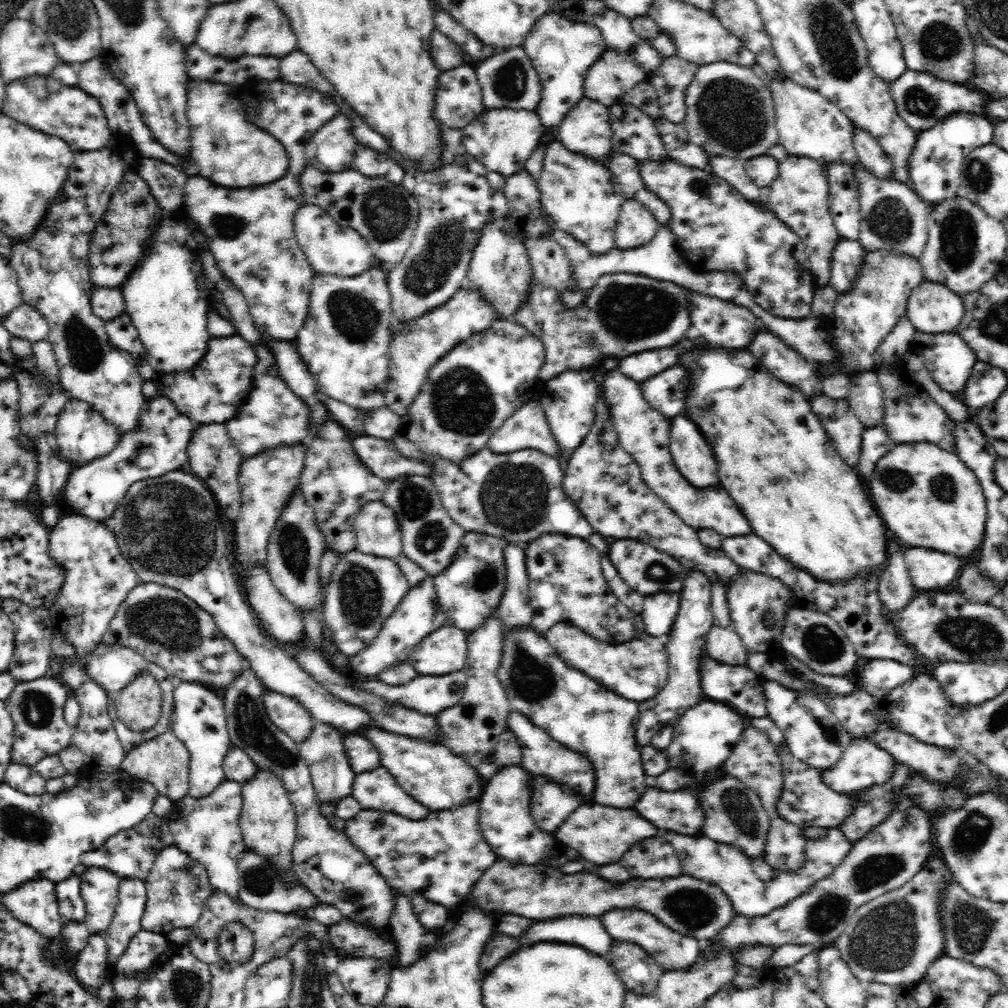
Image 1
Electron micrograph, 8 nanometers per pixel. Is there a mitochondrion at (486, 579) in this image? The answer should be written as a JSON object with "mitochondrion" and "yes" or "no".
{"mitochondrion":"yes"}

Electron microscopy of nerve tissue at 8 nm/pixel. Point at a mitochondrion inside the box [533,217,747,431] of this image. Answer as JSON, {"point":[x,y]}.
{"point":[630,310]}

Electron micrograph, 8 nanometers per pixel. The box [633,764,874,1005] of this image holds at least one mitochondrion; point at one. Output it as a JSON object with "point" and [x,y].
{"point":[693,909]}

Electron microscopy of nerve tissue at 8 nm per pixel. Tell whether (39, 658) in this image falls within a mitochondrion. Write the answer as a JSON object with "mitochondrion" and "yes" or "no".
{"mitochondrion":"no"}

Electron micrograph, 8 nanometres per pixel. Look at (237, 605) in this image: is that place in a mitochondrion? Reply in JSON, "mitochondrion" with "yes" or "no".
{"mitochondrion":"no"}

